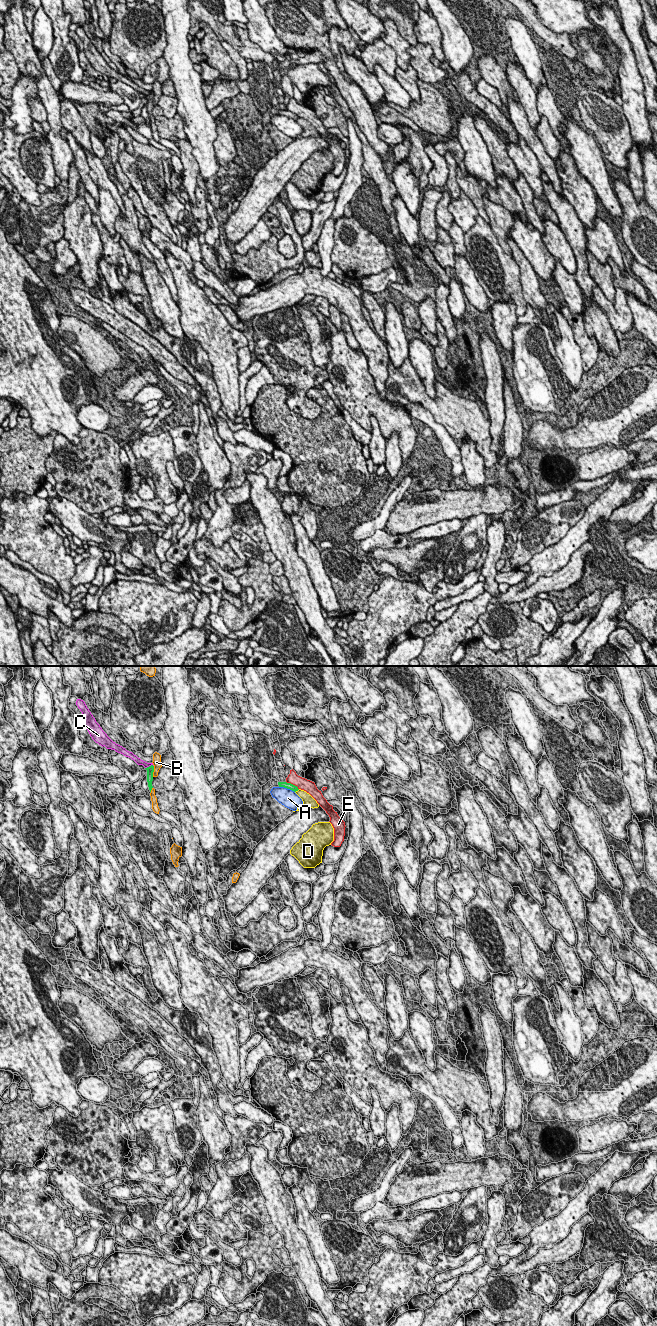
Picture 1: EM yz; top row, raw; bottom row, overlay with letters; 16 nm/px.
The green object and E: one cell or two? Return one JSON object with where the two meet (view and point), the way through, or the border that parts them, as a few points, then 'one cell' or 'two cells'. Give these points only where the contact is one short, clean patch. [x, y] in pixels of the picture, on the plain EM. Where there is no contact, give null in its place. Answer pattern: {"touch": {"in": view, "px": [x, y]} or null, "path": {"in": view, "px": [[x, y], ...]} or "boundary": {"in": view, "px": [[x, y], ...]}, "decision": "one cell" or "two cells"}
{"touch": {"in": "yz", "px": [292, 112]}, "decision": "two cells"}

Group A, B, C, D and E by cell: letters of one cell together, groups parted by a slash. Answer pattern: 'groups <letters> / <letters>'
groups A / B / C / D / E

